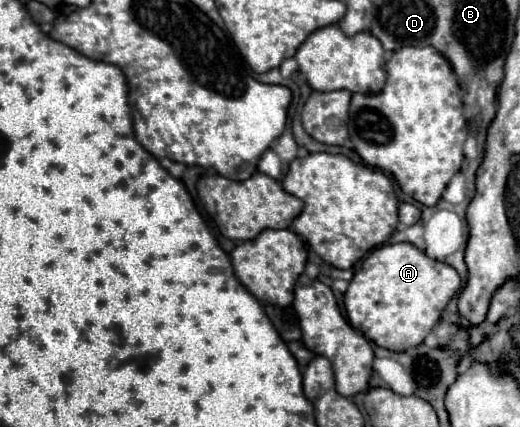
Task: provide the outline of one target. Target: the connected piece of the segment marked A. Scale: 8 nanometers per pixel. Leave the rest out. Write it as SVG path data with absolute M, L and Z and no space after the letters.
M389 243L373 249L363 259L343 303L349 323L367 339L391 351L407 351L423 343L459 287L459 273L451 265L429 259L411 243Z

